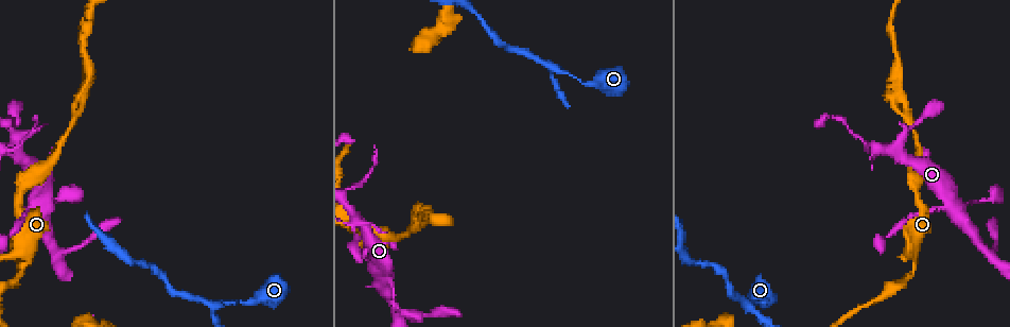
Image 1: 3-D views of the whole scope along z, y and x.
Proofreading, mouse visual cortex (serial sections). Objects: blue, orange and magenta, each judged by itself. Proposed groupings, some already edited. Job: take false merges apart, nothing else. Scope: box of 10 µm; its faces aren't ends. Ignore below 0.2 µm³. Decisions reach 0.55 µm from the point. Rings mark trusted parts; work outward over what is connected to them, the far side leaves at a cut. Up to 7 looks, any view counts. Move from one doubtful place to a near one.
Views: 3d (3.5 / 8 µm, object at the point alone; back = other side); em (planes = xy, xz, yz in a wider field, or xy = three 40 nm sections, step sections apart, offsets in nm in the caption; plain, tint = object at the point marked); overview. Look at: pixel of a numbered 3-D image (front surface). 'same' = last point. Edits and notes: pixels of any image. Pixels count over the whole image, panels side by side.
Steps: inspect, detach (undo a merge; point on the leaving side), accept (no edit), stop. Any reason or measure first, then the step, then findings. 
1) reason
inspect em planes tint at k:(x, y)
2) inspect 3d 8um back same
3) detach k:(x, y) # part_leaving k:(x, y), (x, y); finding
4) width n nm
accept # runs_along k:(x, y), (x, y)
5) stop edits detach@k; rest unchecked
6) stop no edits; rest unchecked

three arms meet
inspect 3d 3.5um at 1:(355, 215)

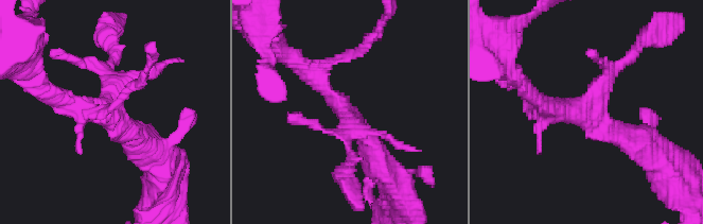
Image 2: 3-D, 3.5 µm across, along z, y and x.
need the tissue
inspect em xy step 2 tint at 2:(592, 115)

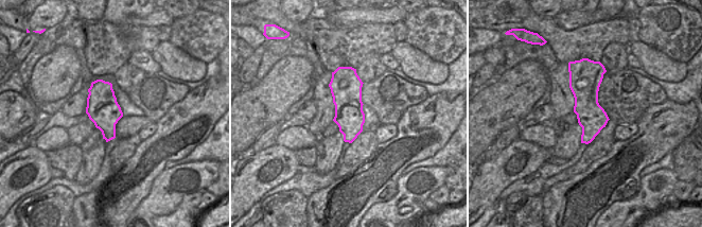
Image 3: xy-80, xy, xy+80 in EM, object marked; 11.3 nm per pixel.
accept # runs_along 2:(145, 147), (112, 115), (112, 55); continuous, no second cell

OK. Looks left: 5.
three-way junction
inspect 3d 3.5um at 1:(950, 202)

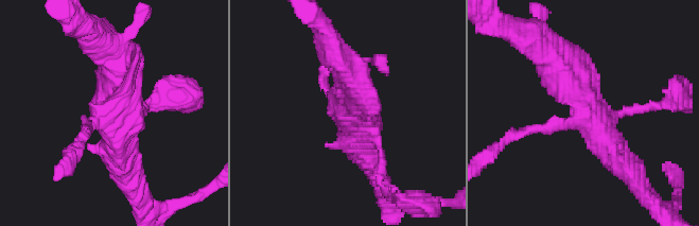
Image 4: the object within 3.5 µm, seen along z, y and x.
inspect em planes plain at 4:(338, 108)

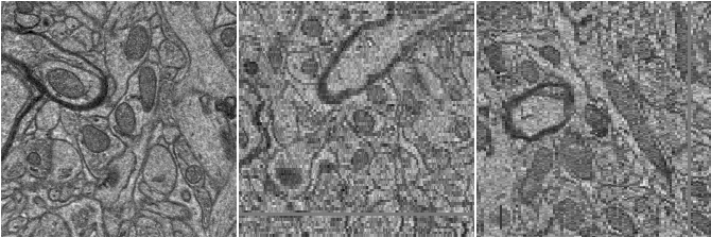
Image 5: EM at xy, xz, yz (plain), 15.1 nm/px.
inspect em planes tint same

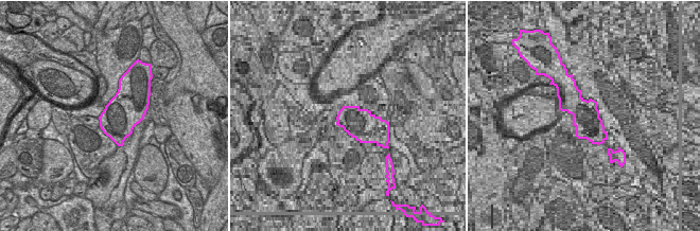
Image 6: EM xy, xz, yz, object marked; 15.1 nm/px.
accept # runs_along 4:(114, 61), (114, 109), (84, 133); all the same cell

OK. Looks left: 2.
a narrow waist
inspect 3d 8um at 1:(749, 305)

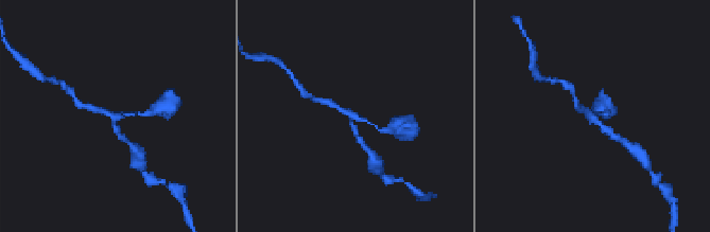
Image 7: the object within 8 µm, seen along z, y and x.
arms 3; arm_widths 100, 200, 200 nm
inspect em xy step 3 tint same

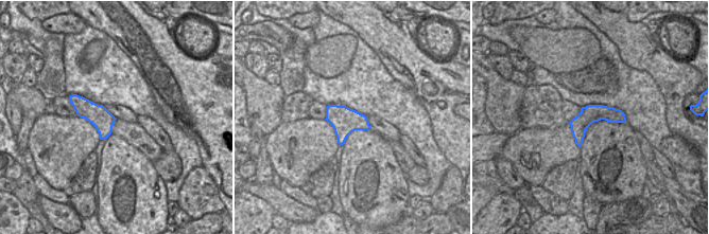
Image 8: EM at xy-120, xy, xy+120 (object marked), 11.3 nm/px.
width 300 nm
accept # runs_along 8:(623, 120), (589, 114), (572, 123); all the same cell

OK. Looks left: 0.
stop no edits; rest unchecked

